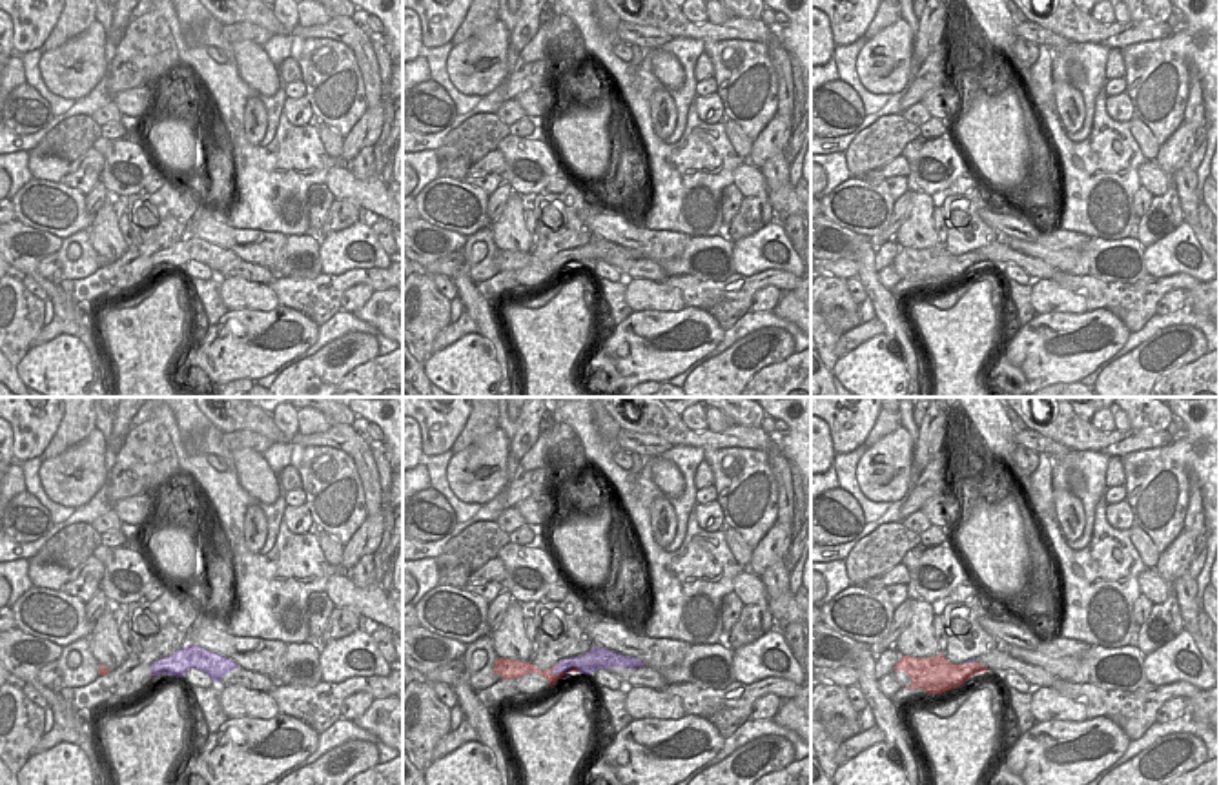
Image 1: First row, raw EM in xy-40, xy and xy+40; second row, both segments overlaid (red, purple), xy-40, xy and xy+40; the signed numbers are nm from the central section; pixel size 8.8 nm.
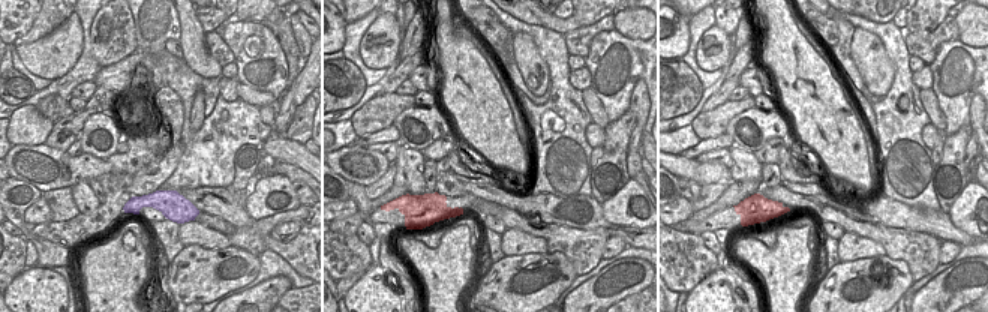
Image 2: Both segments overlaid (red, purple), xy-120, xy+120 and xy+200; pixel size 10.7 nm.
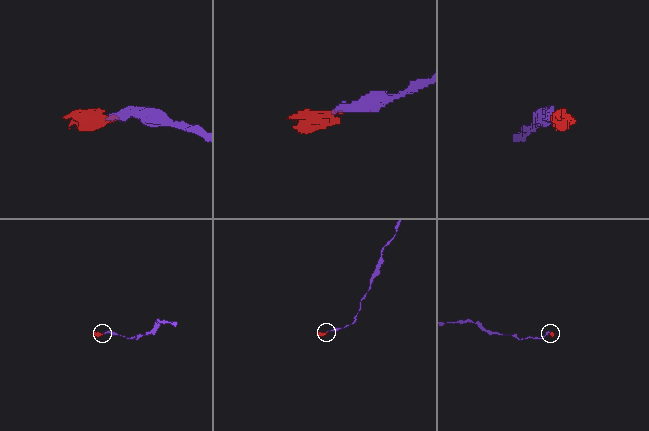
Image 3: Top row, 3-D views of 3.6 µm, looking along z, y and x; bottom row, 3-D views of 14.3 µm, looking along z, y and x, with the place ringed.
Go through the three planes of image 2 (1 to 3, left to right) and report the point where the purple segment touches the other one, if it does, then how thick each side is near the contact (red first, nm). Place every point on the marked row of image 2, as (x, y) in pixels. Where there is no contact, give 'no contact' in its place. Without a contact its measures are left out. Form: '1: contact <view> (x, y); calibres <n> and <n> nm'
1: no contact
2: no contact
3: no contact

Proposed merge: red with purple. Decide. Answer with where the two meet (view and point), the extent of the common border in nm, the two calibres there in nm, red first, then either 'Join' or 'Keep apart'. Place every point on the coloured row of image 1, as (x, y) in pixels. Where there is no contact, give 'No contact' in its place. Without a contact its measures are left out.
Touches red at xy (567, 671). Shared border 260 nm. Thickness 90 nm (red) against 190 nm. Keep apart

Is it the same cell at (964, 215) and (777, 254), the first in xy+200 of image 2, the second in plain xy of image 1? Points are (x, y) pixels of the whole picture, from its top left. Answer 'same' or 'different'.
same

